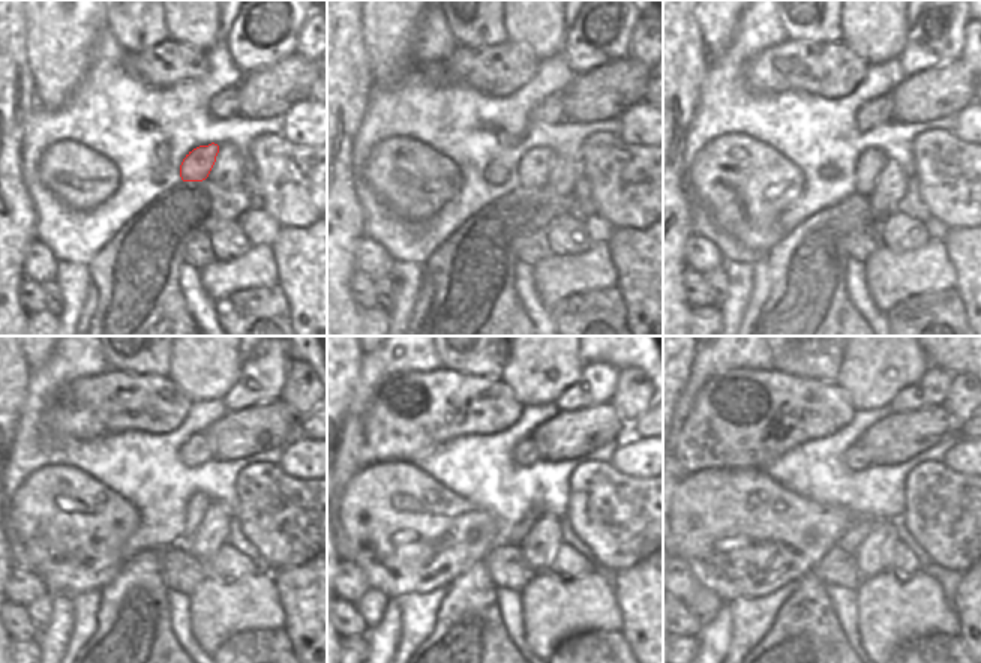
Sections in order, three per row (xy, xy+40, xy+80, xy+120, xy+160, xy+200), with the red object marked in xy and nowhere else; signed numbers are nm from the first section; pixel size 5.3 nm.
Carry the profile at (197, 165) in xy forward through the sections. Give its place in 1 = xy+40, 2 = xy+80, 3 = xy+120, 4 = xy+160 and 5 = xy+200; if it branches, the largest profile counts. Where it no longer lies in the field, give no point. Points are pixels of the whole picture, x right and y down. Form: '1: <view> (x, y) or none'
1: xy+40 (536, 164)
2: xy+80 (870, 164)
3: xy+120 (198, 504)
4: xy+160 (519, 533)
5: xy+200 (854, 537)

